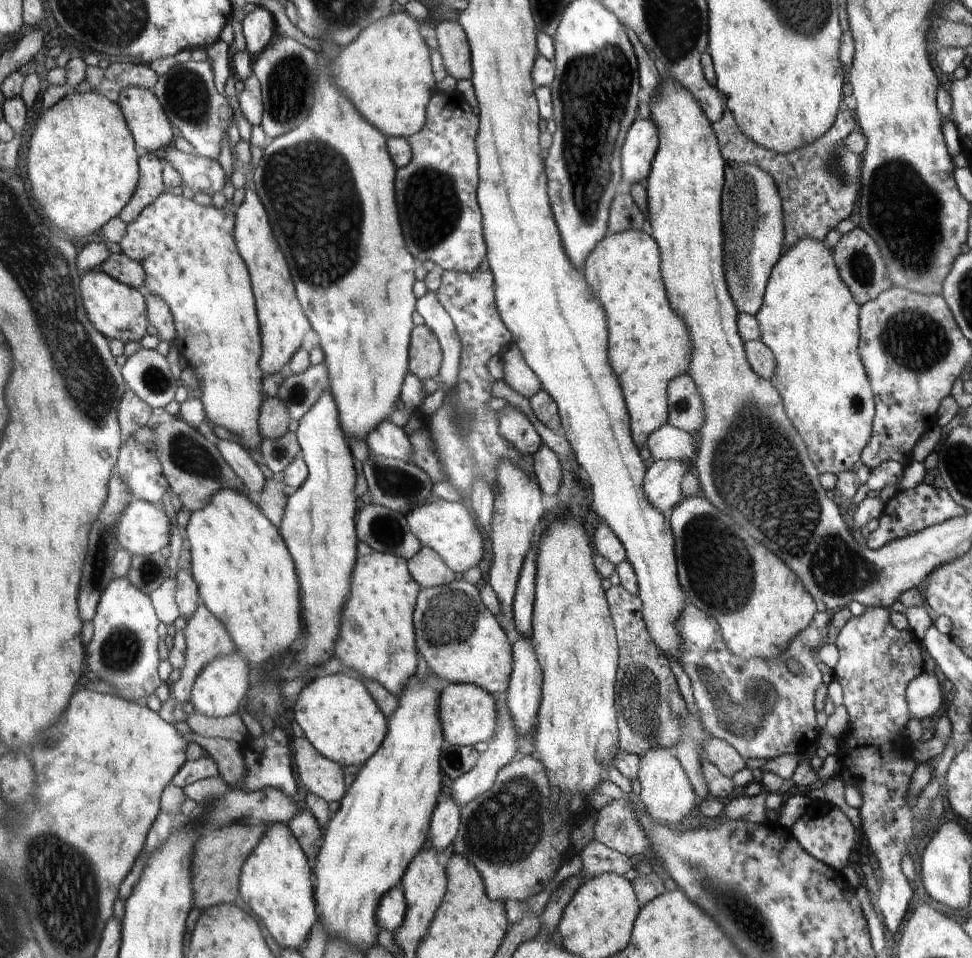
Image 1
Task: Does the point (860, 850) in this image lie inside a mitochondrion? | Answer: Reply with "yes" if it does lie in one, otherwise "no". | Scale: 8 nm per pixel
no

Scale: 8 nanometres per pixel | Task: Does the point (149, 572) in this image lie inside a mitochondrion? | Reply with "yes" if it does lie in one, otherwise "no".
yes

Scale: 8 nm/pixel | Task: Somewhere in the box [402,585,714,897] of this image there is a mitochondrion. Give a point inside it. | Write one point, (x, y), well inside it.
(494, 833)

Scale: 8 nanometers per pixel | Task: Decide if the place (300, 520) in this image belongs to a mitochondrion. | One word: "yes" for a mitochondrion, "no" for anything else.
yes

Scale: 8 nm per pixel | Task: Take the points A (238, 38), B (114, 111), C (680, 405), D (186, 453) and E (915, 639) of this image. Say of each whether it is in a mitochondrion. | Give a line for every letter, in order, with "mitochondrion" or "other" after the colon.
A: other
B: other
C: mitochondrion
D: mitochondrion
E: other

